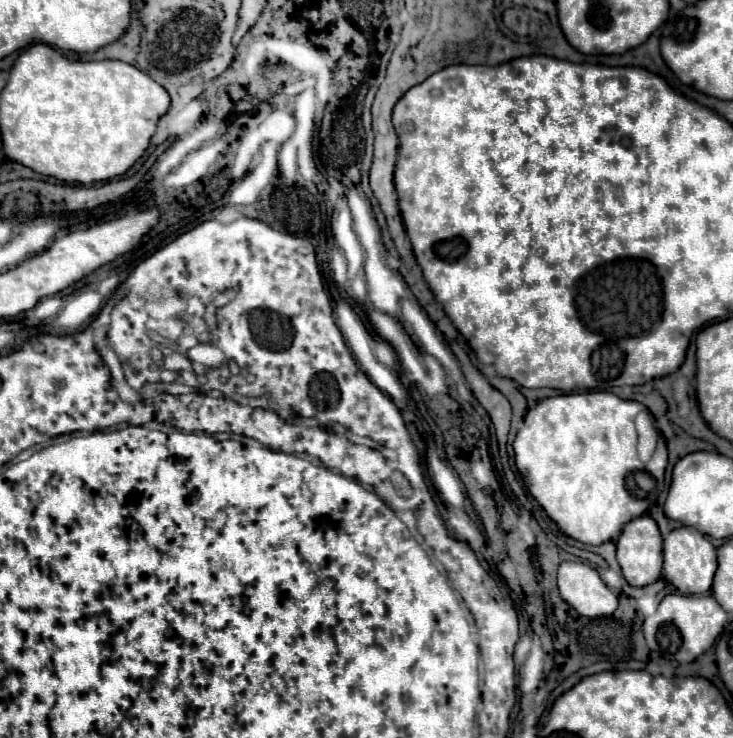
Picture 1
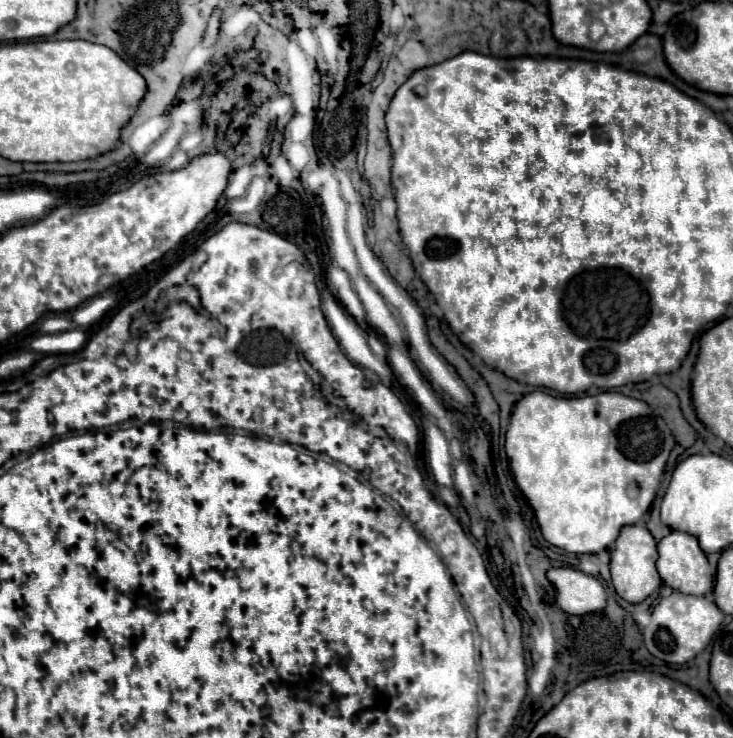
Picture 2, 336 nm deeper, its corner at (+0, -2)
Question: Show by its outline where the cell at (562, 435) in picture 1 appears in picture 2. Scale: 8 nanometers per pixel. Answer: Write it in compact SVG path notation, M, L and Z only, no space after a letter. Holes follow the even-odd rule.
M536 390L514 406L504 450L518 489L534 508L544 540L572 554L598 554L614 544L622 526L636 524L652 507L675 440L662 418L657 418L655 425L664 436L661 452L646 462L624 458L616 448L614 430L624 420L634 418L634 414L650 414L650 406L620 392L564 398Z

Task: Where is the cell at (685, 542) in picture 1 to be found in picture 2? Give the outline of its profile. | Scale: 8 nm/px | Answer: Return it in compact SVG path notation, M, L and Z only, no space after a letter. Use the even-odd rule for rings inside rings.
M670 532L658 542L658 562L656 568L672 590L678 590L682 594L692 594L692 596L704 596L712 592L714 586L714 570L708 564L706 554L698 546L698 540L686 532Z

